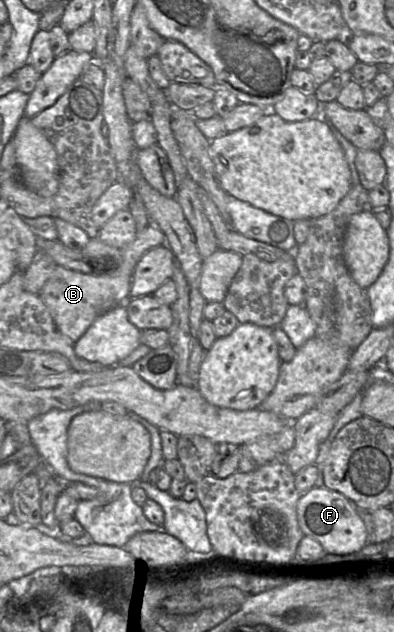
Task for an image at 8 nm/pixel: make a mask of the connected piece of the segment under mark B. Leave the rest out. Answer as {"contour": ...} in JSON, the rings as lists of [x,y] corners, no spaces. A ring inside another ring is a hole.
{"contour":[[[149,224],[137,233],[135,240],[121,250],[123,263],[110,275],[94,276],[56,265],[40,291],[40,298],[50,313],[59,331],[75,343],[92,323],[111,309],[126,304],[130,299],[130,288],[136,264],[149,249],[166,245],[166,236],[154,224]]]}

